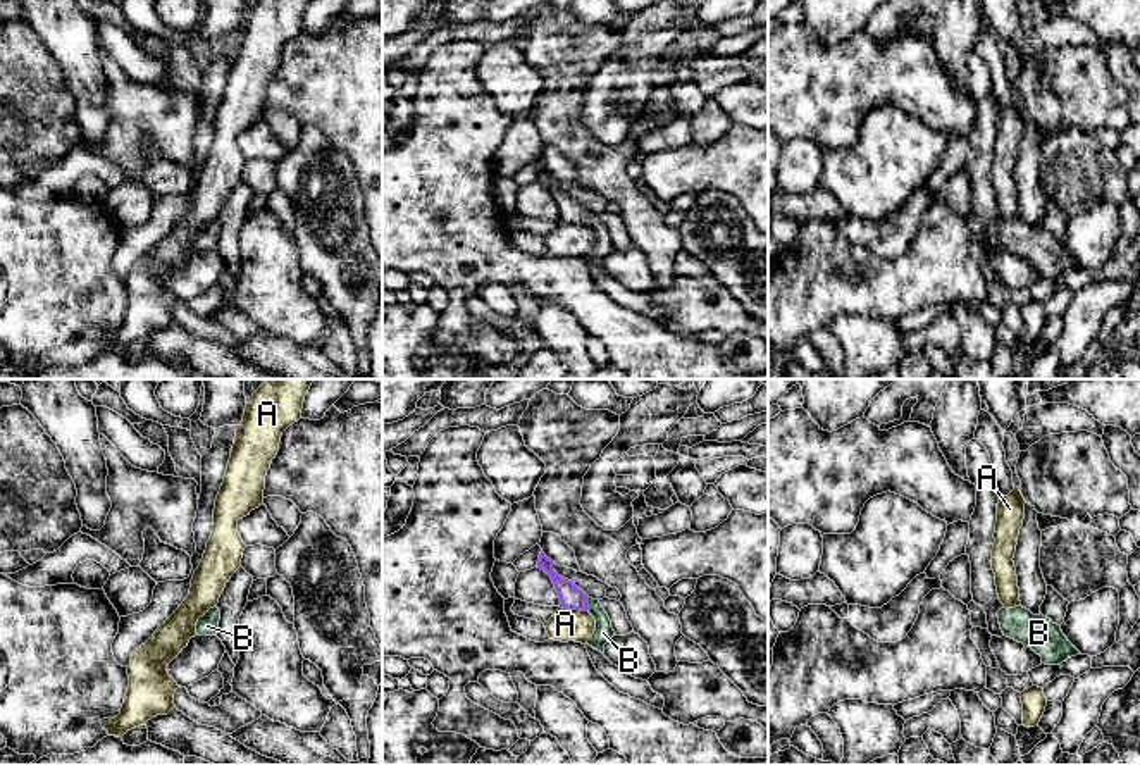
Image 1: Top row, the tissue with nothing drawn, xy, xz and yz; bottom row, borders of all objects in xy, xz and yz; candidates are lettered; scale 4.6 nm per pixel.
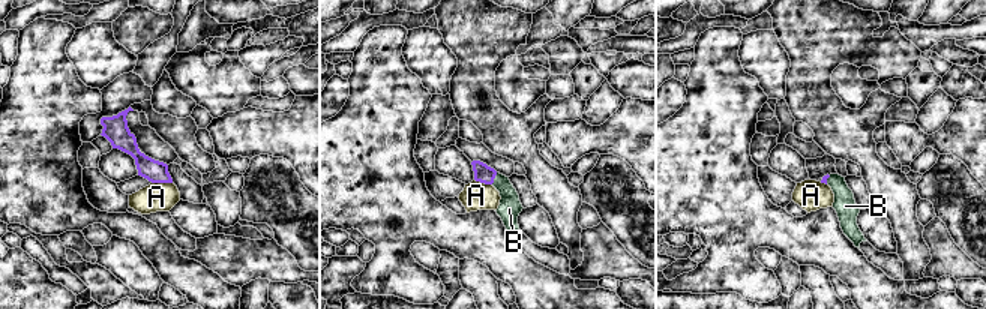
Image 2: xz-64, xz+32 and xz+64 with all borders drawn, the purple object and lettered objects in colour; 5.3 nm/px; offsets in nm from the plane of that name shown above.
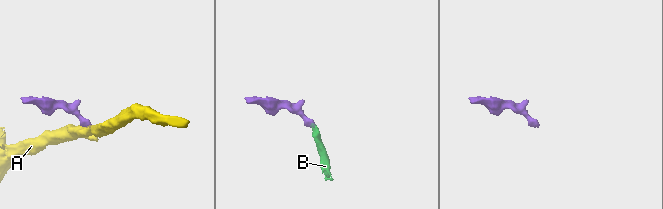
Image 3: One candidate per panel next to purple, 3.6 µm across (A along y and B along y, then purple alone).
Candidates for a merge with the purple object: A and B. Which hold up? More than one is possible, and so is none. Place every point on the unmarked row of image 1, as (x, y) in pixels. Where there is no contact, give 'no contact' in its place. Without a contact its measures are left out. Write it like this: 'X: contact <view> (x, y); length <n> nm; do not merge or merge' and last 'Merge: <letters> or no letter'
A: contact xz (574, 223); length 130 nm; do not merge
B: contact xz (588, 219); length 70 nm; merge
Merge: B

